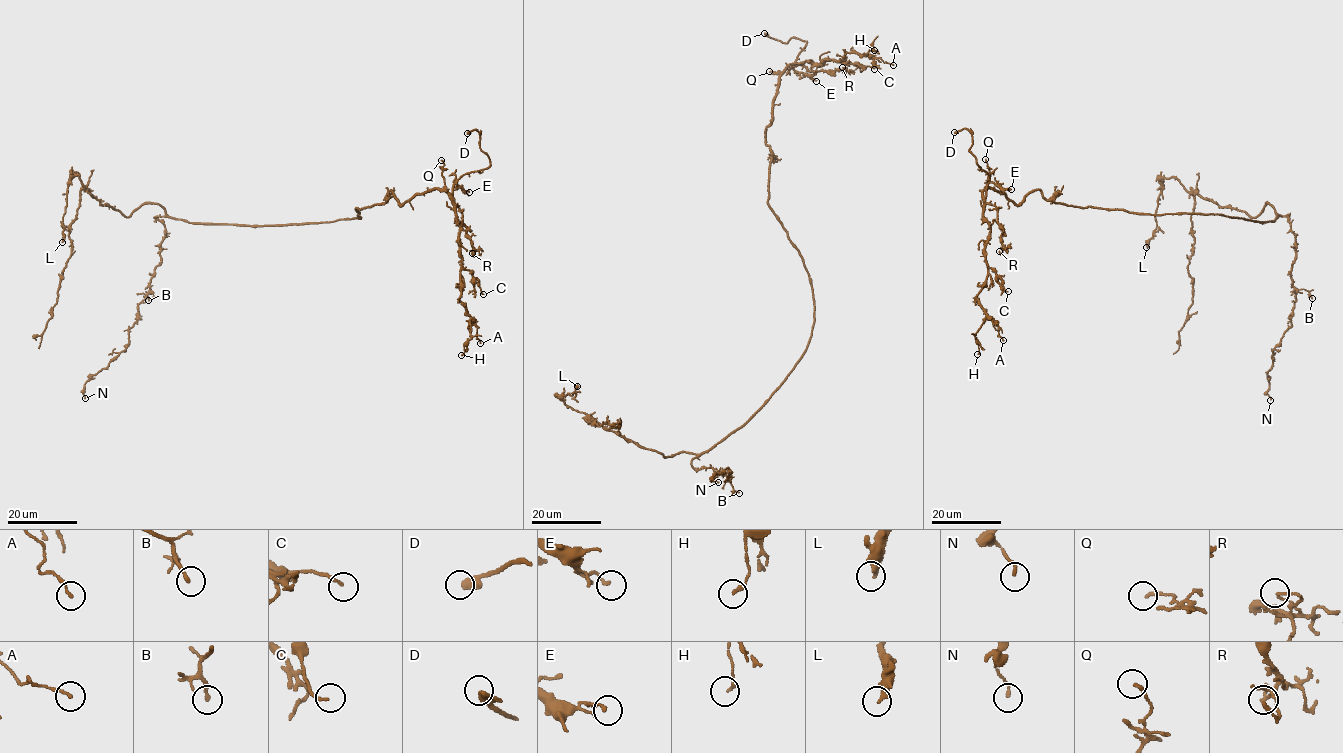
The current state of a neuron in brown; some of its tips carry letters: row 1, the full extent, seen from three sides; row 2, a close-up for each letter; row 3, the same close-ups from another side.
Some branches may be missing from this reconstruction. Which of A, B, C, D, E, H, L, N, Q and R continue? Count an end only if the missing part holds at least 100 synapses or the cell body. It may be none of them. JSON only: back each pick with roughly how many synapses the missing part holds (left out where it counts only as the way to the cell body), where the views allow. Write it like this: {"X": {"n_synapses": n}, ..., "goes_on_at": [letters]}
{"goes_on_at": ["D"]}

